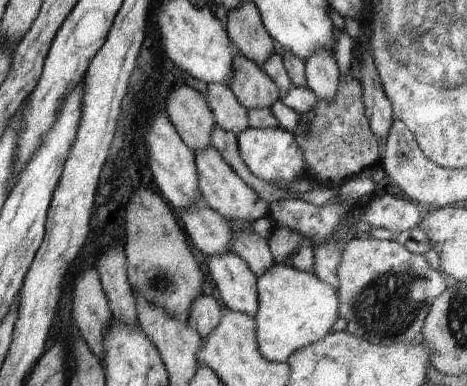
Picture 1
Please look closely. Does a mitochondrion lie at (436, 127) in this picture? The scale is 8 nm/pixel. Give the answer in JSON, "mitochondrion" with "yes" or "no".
{"mitochondrion":"no"}

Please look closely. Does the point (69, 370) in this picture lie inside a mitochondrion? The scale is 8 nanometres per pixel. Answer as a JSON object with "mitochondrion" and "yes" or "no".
{"mitochondrion":"no"}

